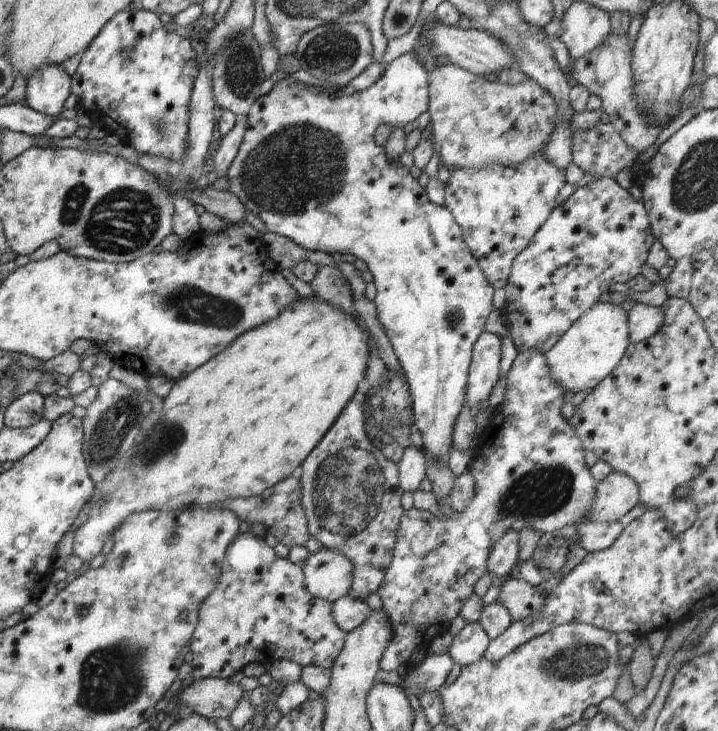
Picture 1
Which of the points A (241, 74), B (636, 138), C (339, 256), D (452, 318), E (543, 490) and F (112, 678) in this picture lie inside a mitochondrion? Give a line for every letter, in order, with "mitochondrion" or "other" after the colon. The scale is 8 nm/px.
A: mitochondrion
B: other
C: other
D: mitochondrion
E: mitochondrion
F: mitochondrion

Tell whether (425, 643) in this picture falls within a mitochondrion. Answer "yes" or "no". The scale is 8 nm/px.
no

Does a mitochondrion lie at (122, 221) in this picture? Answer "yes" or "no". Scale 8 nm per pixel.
yes

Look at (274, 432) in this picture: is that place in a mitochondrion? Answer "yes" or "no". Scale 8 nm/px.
no

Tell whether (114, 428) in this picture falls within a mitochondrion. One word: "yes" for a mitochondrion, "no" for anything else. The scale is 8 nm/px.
yes

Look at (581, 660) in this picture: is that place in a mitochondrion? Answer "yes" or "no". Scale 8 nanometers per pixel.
yes

